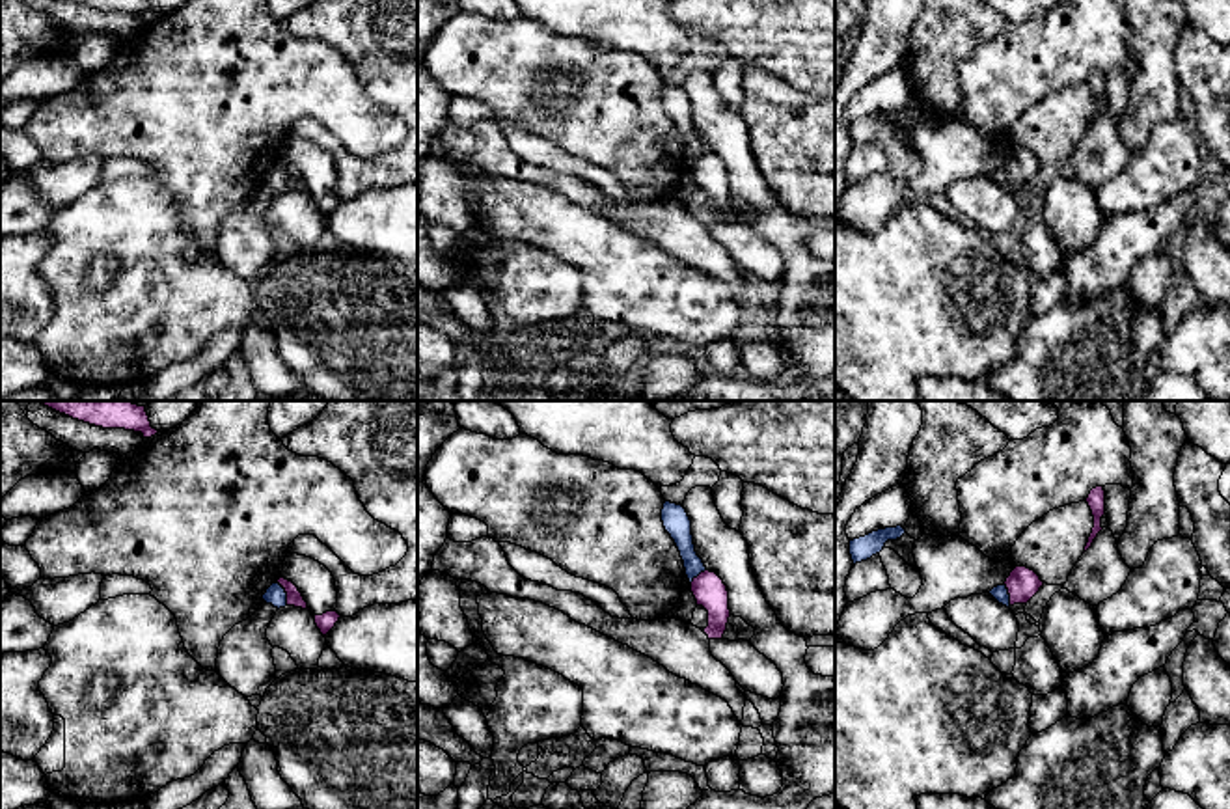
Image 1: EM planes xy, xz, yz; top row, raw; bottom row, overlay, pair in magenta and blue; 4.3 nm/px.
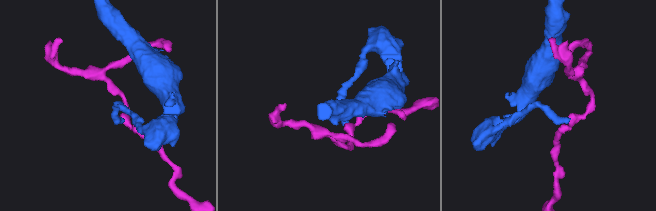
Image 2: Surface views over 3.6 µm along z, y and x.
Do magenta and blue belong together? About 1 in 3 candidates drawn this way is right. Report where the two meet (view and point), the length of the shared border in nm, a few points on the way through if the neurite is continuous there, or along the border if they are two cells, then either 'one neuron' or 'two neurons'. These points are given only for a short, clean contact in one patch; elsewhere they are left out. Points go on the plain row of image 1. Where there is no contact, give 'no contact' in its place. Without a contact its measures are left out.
xy (286, 174) | 120 nm | along xy (276, 164), (284, 172), (287, 187) | two neurons

